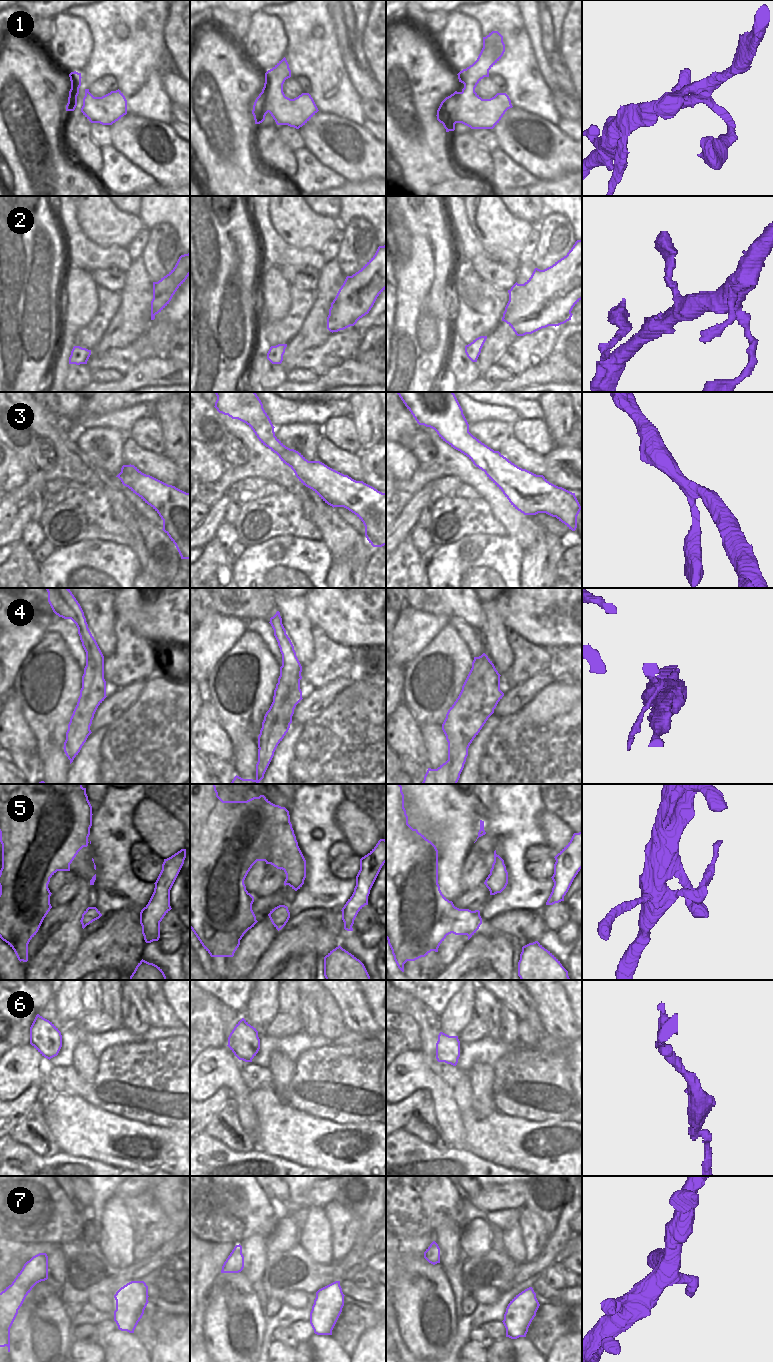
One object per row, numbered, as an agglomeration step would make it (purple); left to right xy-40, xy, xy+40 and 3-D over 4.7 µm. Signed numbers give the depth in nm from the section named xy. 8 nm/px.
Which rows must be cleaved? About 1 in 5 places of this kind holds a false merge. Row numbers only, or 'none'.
4

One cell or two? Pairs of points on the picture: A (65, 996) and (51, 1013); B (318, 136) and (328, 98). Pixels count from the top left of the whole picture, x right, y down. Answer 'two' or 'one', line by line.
A: two
B: two

